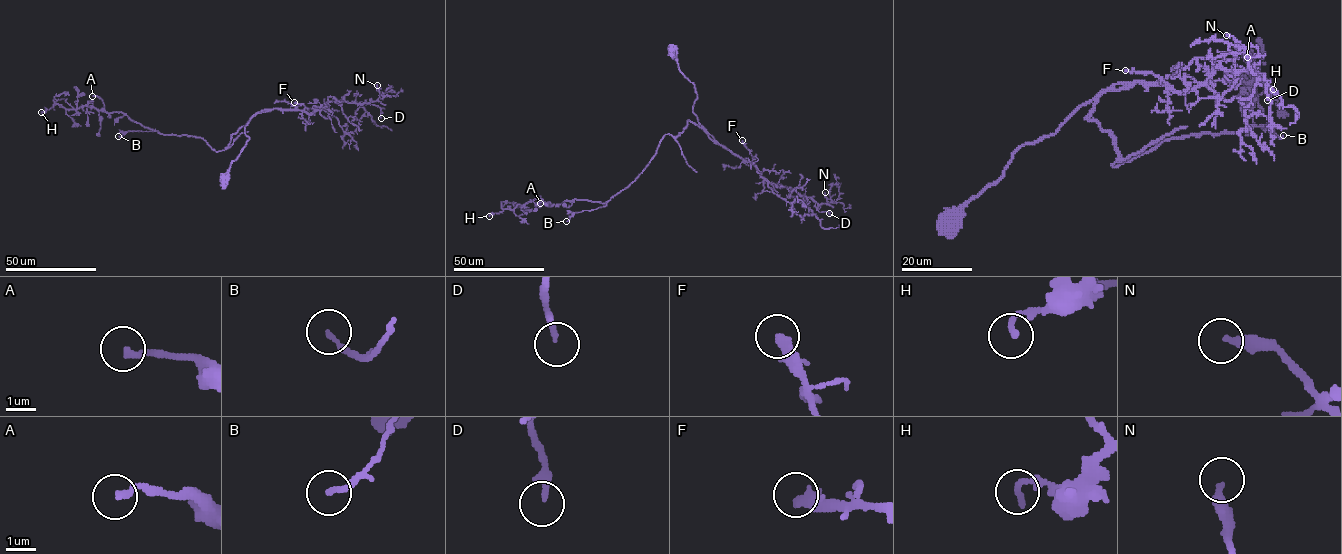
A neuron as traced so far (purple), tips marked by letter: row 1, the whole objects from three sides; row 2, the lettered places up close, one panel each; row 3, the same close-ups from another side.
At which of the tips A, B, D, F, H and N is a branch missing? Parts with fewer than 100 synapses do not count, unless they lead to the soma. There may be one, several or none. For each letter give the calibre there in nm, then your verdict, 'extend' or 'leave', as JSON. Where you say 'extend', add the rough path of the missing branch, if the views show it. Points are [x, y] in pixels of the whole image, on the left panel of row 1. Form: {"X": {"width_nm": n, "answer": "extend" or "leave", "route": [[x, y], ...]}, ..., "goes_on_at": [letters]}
{"A": {"width_nm": 190, "answer": "leave"}, "B": {"width_nm": 160, "answer": "leave"}, "D": {"width_nm": 220, "answer": "leave"}, "F": {"width_nm": 440, "answer": "leave"}, "H": {"width_nm": 200, "answer": "leave"}, "N": {"width_nm": 300, "answer": "leave"}, "goes_on_at": []}

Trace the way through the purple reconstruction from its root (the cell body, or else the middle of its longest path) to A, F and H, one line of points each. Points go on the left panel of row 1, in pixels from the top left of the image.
A: (224, 179), (254, 115), (217, 152), (202, 138), (107, 112), (92, 96)
F: (224, 179), (230, 164), (249, 139), (244, 127), (249, 120), (264, 109), (304, 108), (302, 103), (294, 102)
H: (224, 179), (254, 115), (217, 152), (122, 112), (58, 104), (41, 112)

